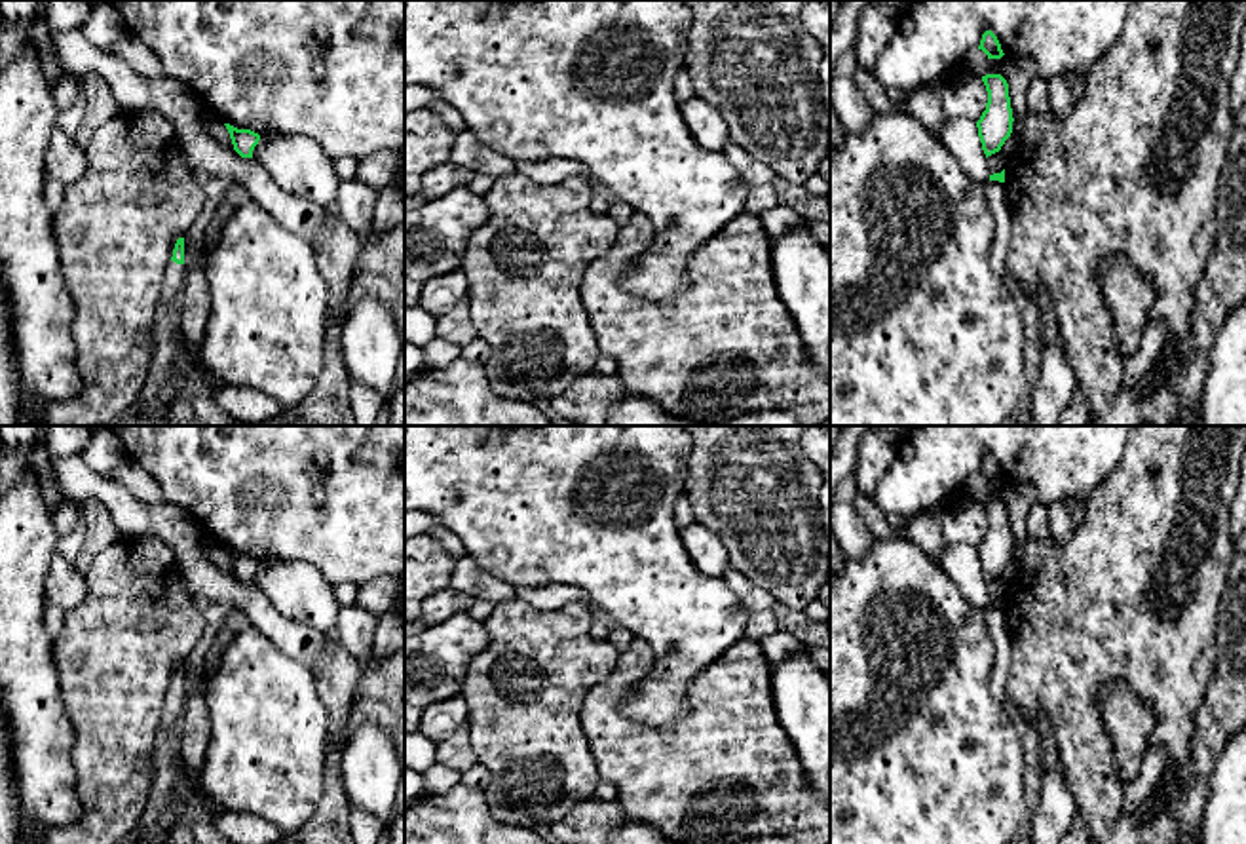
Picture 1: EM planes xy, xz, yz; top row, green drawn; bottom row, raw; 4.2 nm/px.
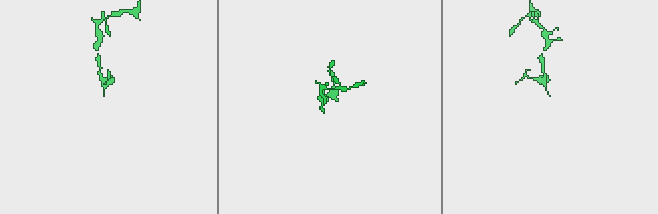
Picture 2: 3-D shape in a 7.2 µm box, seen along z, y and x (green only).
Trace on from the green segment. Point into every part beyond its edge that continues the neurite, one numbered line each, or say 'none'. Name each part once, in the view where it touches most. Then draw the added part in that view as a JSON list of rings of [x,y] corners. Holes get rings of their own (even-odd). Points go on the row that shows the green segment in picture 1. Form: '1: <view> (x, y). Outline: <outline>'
1: xy (175, 272). Outline: [[[171,260],[169,266],[167,266],[163,289],[161,289],[161,300],[165,304],[173,302],[173,298],[177,295],[177,287],[182,281],[182,278],[184,278],[184,264],[177,264],[177,262]]]

